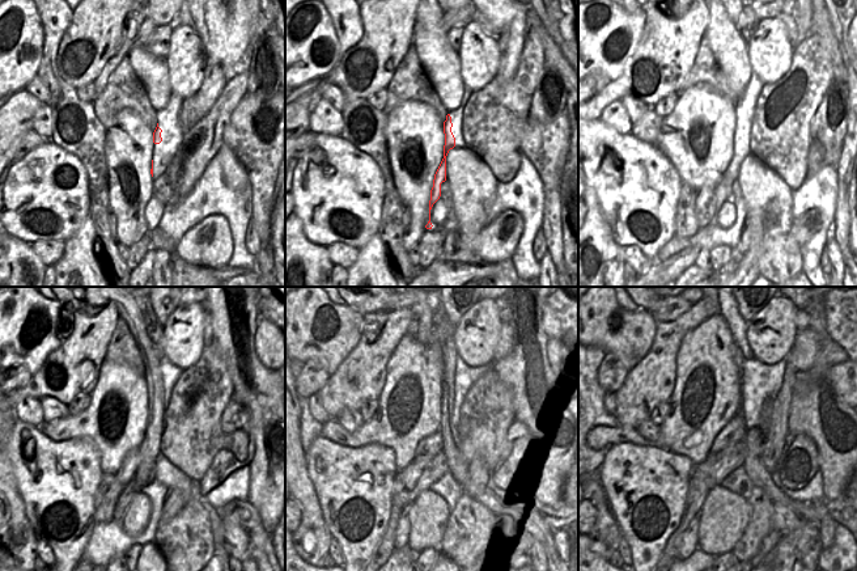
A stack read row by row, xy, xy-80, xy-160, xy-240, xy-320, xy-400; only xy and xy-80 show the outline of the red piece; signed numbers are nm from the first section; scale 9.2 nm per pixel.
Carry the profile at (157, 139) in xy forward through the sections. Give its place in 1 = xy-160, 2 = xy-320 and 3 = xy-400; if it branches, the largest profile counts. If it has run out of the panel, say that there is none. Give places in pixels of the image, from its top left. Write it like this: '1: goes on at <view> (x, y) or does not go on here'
1: goes on at xy-160 (724, 193)
2: goes on at xy-320 (401, 538)
3: goes on at xy-400 (688, 545)

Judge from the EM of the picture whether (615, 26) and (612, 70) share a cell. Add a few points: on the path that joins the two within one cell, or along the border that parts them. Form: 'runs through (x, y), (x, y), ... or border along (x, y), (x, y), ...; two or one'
runs through (605, 37), (601, 41), (601, 53), (605, 59); one

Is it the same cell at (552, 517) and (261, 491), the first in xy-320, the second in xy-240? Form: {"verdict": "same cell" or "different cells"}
{"verdict": "different cells"}

